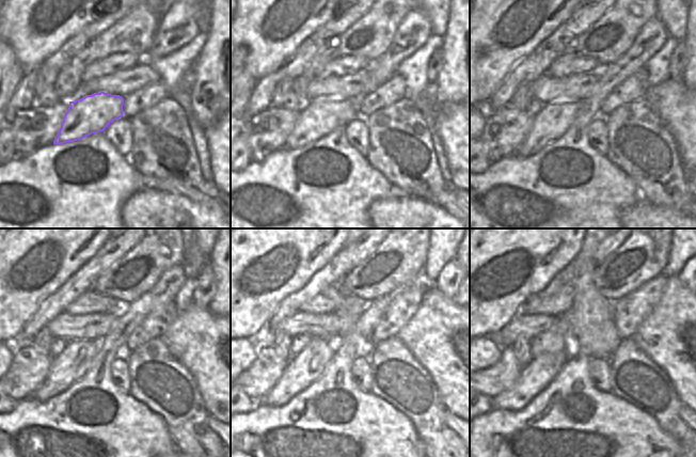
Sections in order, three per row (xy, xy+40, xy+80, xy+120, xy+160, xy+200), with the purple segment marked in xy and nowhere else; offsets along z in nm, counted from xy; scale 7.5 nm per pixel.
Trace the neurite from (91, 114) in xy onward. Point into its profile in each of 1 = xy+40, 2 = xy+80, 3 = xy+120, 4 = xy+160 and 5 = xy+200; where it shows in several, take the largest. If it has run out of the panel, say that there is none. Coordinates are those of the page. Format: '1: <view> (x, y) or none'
1: xy+40 (317, 119)
2: xy+80 (553, 120)
3: xy+120 (70, 365)
4: xy+160 (301, 369)
5: xy+200 (536, 376)

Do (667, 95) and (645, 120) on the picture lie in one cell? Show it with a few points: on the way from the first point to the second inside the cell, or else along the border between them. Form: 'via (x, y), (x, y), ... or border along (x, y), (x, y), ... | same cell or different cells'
border along (645, 97), (668, 130) | different cells

